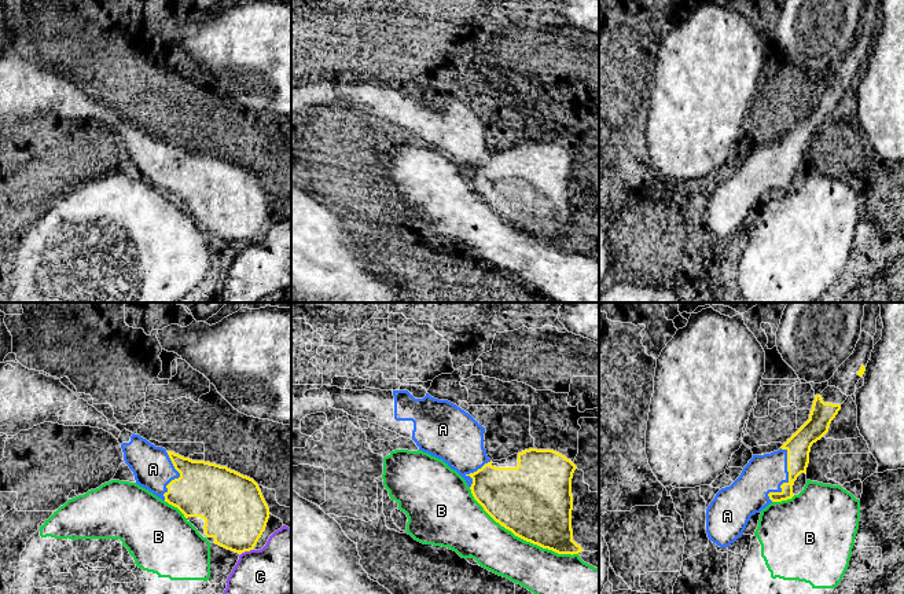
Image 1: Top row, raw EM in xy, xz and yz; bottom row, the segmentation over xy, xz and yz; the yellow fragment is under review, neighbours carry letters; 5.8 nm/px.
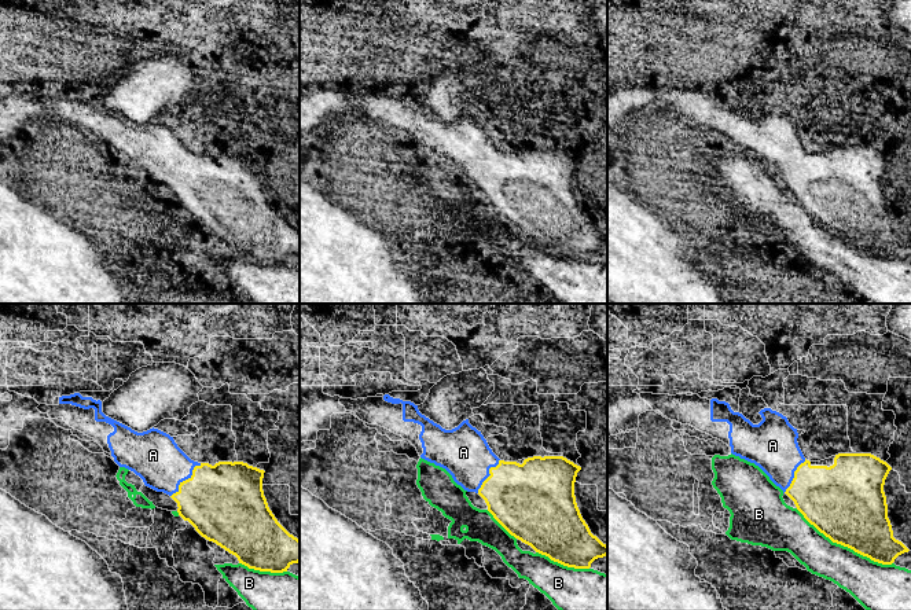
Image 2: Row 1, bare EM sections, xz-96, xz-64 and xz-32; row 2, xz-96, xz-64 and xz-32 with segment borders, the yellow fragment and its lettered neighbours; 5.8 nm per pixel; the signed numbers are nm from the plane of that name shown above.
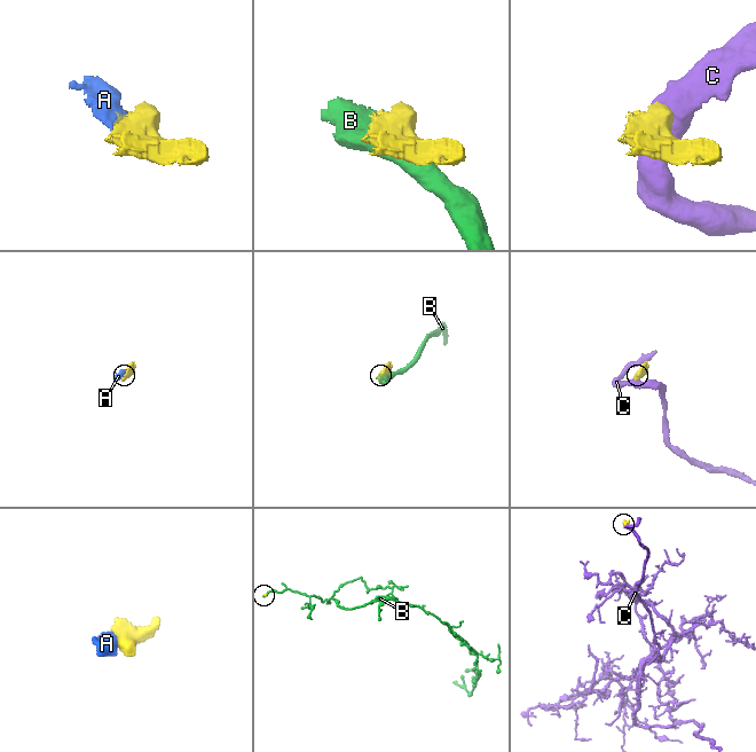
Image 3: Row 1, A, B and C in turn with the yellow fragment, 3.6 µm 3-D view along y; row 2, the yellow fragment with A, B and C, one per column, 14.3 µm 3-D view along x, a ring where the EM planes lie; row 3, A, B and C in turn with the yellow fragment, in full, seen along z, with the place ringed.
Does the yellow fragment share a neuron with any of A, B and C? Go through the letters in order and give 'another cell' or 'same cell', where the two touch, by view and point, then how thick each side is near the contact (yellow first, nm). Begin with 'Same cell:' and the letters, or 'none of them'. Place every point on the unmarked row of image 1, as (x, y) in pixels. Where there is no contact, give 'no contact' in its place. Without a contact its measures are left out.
Same cell: A
A: same cell; contact yz (789, 171); calibres 140 and 220 nm
B: another cell; contact xz (520, 228); calibres 440 and 260 nm
C: another cell; contact xy (246, 242); calibres 380 and 360 nm

